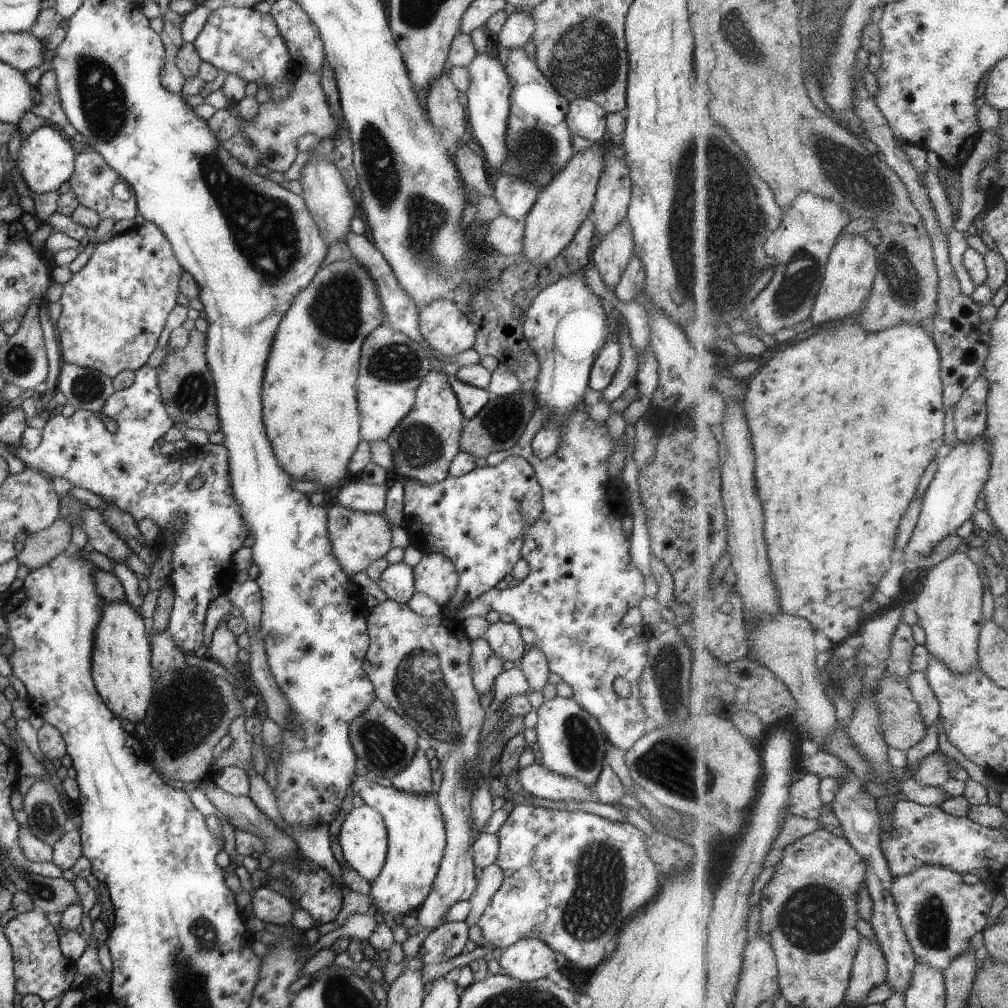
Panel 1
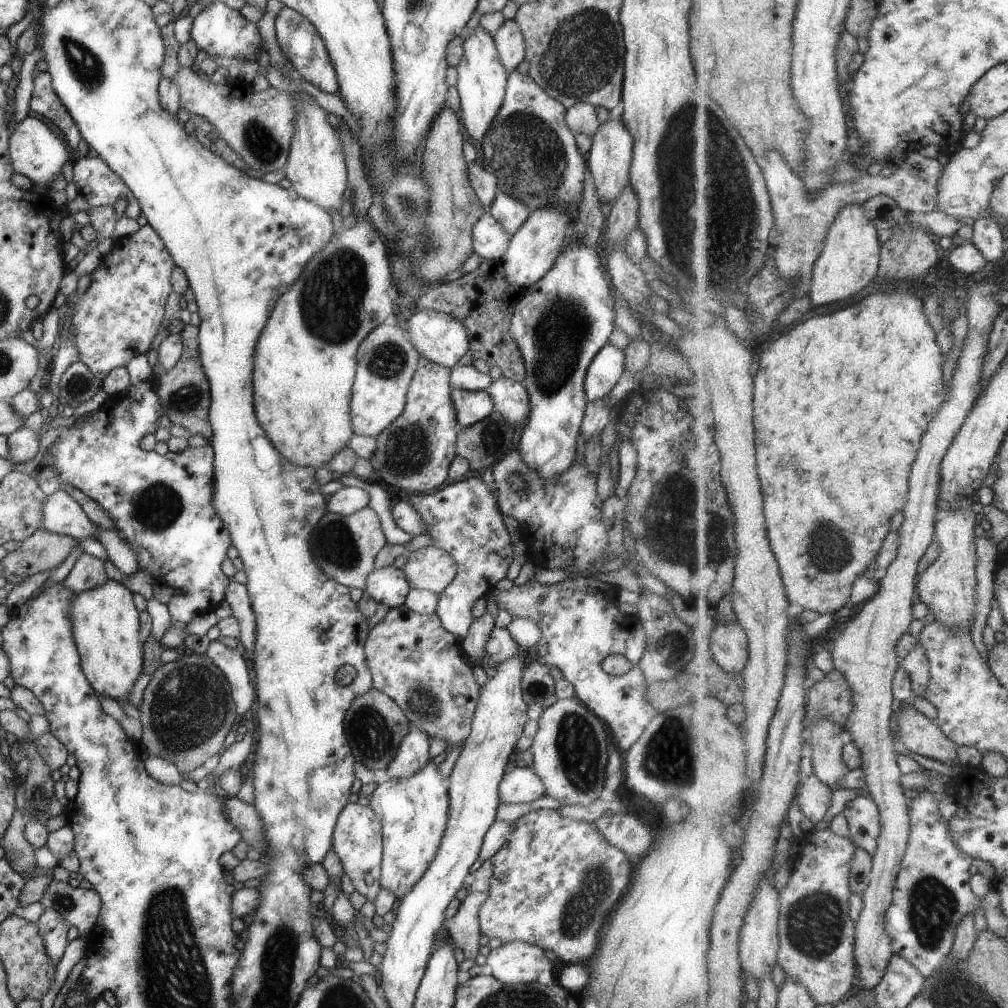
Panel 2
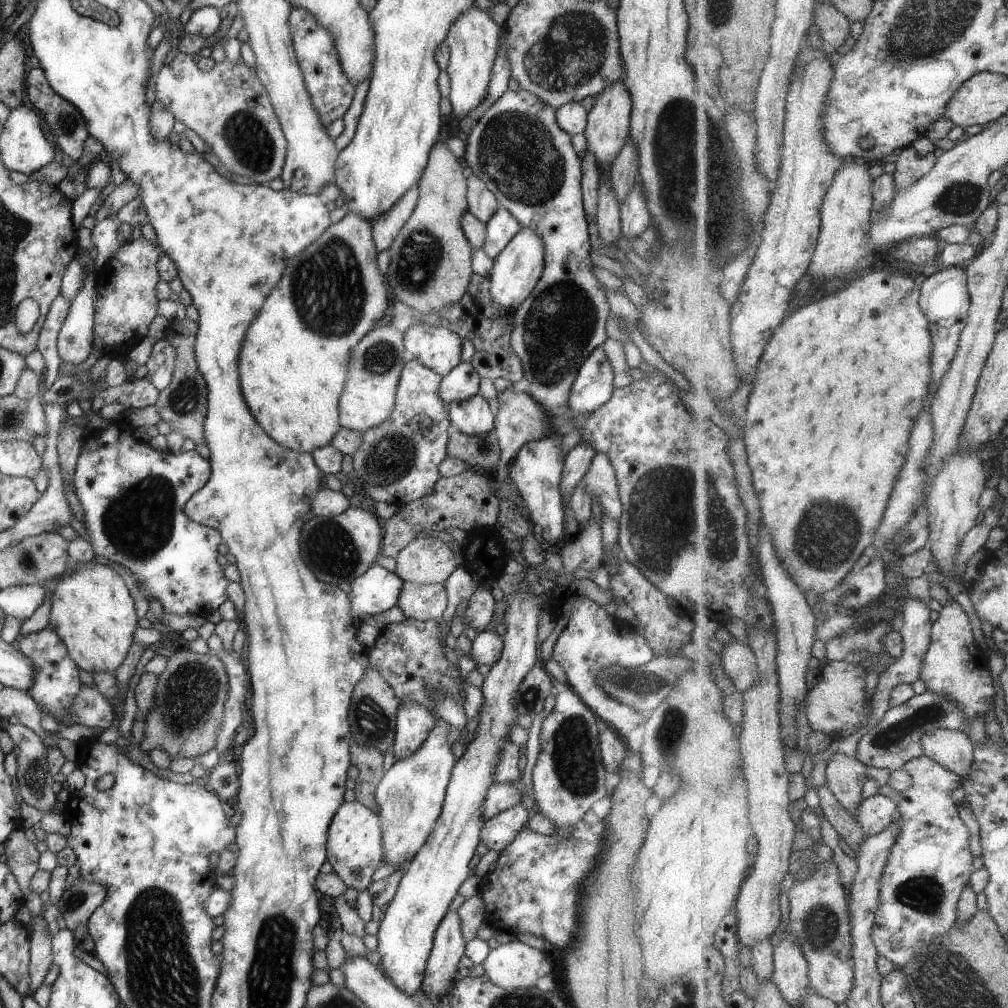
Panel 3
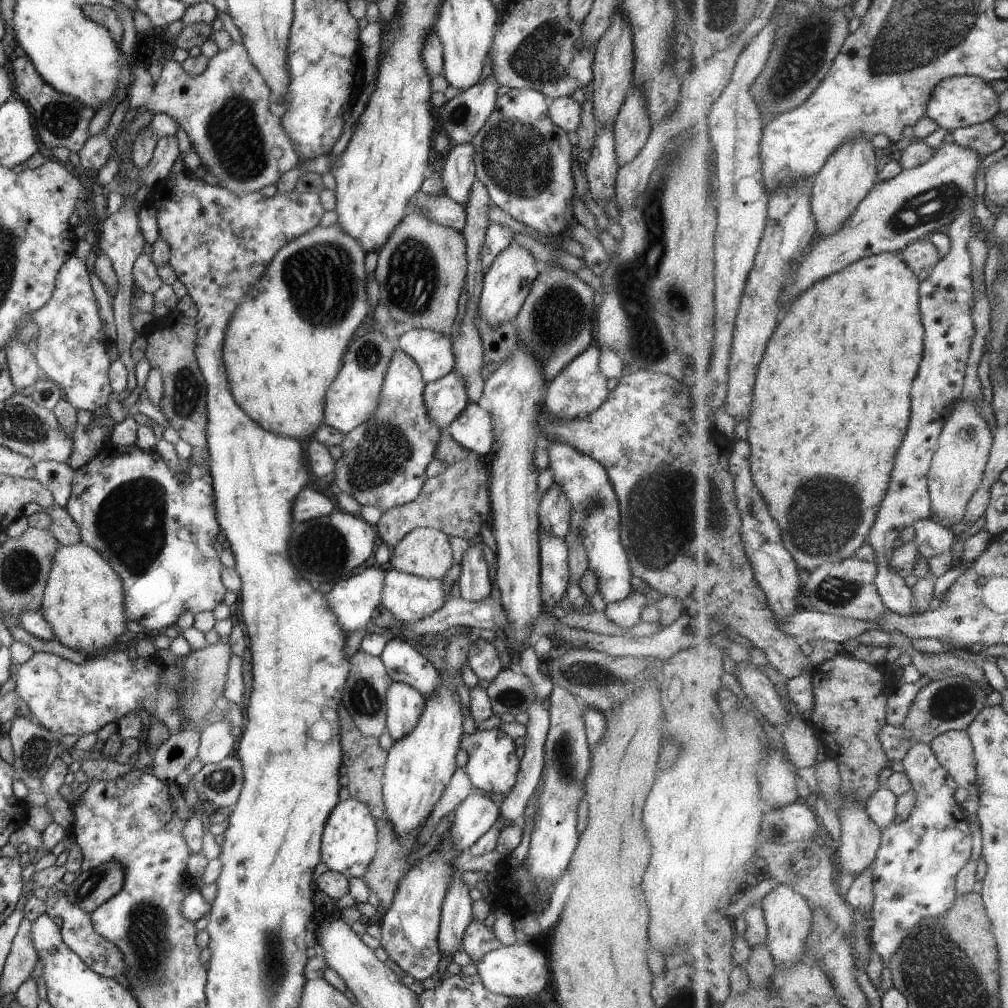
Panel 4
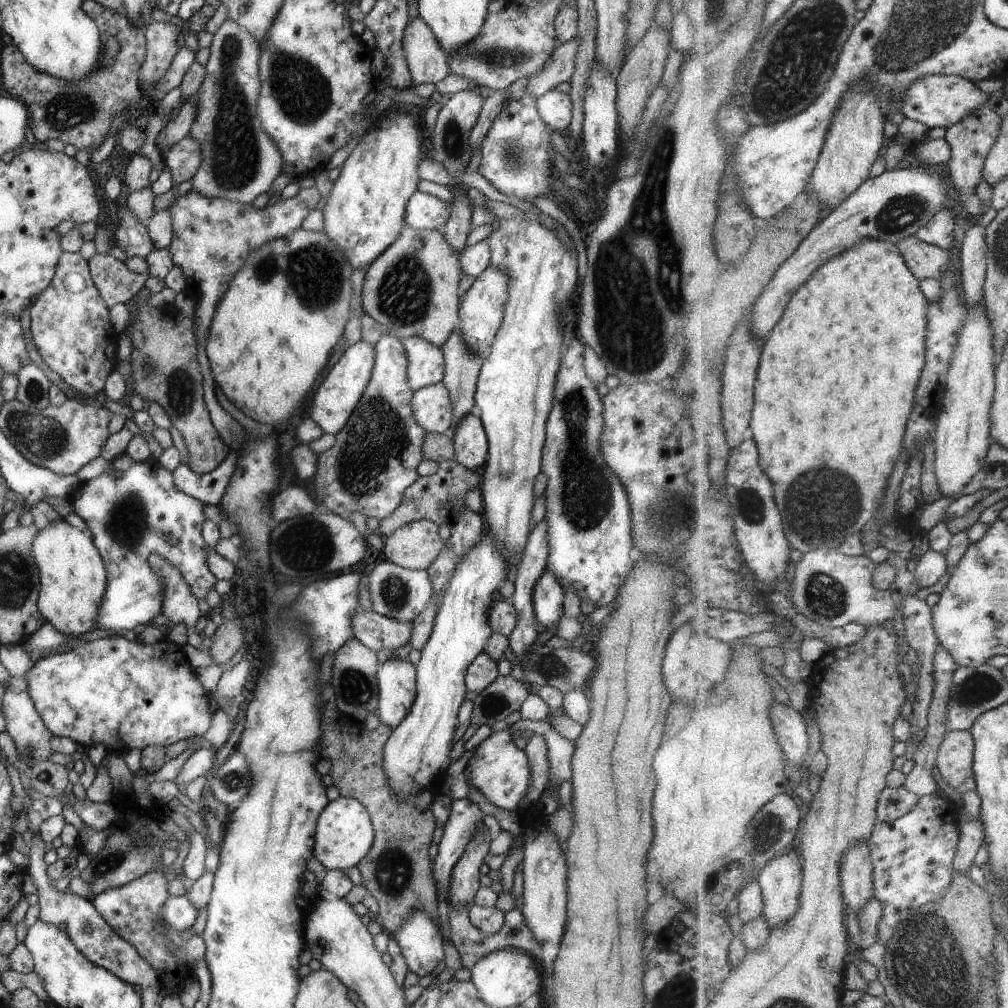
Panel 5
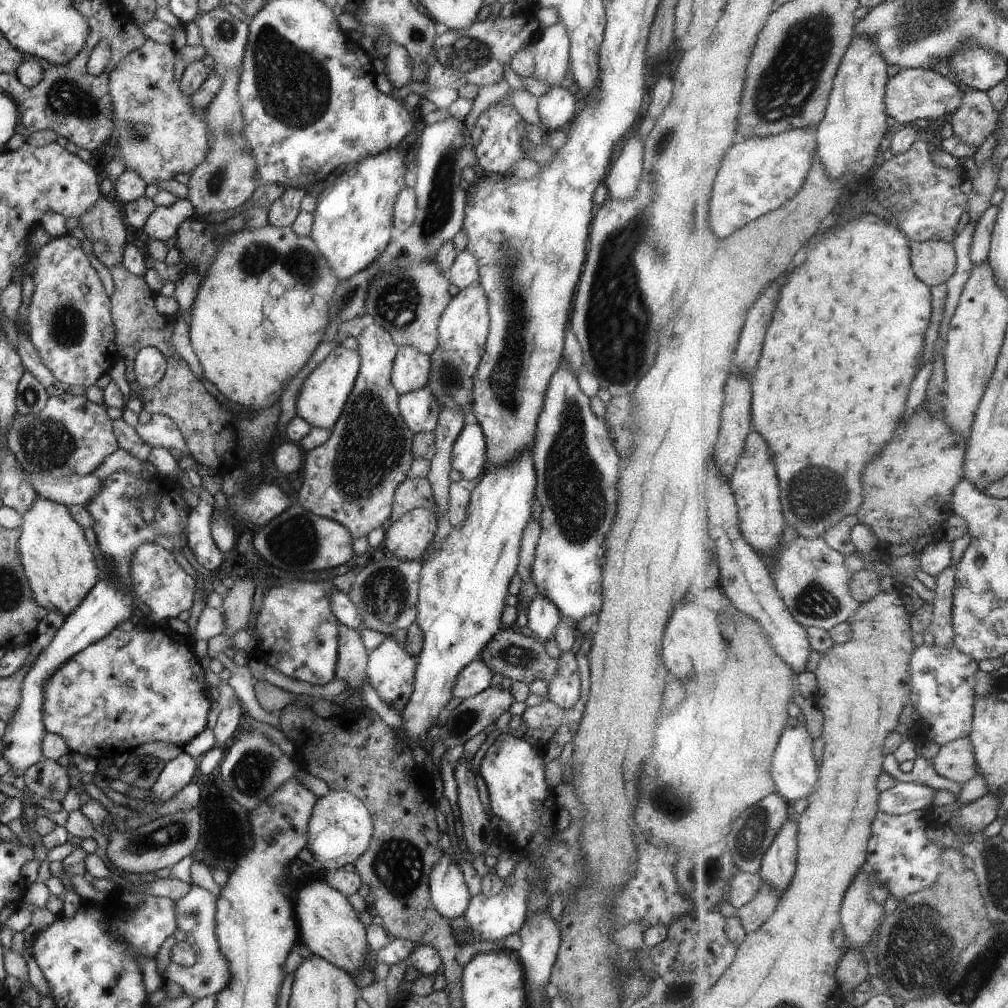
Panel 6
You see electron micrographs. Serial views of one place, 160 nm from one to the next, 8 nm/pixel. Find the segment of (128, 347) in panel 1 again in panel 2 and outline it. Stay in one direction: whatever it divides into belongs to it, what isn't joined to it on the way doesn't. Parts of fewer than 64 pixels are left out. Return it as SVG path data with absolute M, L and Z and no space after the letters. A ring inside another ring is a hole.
M148 224L139 227L130 236L114 240L111 249L101 256L99 263L89 273L89 283L83 294L72 291L66 296L68 310L66 323L72 327L72 343L78 361L82 362L100 381L114 368L125 367L138 354L145 354L157 333L163 318L163 305L172 291L170 274L174 262L159 235Z

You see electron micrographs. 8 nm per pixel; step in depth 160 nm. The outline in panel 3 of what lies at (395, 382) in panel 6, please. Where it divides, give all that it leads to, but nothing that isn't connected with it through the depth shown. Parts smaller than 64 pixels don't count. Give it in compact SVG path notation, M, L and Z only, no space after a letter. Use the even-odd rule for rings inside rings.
M417 323L403 333L408 354L440 377L460 361L462 338L450 328Z

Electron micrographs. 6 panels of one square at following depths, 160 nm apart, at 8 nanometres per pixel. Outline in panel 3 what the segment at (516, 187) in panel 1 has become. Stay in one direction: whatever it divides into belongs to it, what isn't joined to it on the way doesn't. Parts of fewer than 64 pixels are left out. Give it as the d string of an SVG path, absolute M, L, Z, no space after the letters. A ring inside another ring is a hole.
M498 207L485 223L486 237L480 248L489 258L495 258L508 240L515 236L522 226L505 210Z

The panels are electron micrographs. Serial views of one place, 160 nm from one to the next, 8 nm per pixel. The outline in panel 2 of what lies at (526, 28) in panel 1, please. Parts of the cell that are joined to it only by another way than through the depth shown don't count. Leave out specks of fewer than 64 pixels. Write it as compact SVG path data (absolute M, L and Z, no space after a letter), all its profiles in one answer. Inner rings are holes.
M505 19L492 36L499 60L508 74L524 58L524 38L513 19Z

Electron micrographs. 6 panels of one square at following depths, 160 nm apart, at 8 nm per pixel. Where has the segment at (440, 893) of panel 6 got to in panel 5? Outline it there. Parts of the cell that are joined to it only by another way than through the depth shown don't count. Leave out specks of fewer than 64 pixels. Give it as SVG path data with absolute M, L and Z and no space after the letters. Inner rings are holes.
M452 799L450 813L442 826L443 832L438 843L437 855L432 865L432 877L439 884L446 901L446 890L453 865L460 859L466 844L482 822L484 814L469 799Z

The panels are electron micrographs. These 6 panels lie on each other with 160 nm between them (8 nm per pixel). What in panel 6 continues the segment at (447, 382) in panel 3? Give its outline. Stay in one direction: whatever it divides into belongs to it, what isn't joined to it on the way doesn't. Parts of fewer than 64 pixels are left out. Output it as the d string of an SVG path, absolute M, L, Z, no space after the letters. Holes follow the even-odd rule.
M421 387L398 398L398 409L403 422L414 433L431 432L436 425L440 408L429 387Z

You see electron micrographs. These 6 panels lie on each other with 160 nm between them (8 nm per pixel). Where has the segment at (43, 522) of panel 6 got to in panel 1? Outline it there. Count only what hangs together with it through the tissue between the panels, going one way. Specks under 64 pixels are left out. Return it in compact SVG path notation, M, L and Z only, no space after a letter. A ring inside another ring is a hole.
M125 600L102 604L102 613L95 629L90 664L95 690L105 706L119 719L141 723L154 695L151 679L150 640L147 622Z

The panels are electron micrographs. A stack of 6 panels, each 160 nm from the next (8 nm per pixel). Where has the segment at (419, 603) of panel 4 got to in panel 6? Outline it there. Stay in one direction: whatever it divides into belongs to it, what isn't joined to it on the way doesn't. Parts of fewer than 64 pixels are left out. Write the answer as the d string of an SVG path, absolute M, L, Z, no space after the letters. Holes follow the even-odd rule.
M393 556L366 564L365 568L359 568L357 573L355 572L355 580L347 596L354 602L366 628L387 636L397 628L406 629L416 620L421 565L419 561L401 560Z

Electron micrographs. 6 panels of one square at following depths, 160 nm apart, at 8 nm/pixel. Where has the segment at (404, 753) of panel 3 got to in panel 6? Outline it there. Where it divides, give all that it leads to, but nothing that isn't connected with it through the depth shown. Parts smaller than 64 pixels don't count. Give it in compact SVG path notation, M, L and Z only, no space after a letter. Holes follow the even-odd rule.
M387 635L368 653L366 678L377 696L398 712L409 700L416 658Z

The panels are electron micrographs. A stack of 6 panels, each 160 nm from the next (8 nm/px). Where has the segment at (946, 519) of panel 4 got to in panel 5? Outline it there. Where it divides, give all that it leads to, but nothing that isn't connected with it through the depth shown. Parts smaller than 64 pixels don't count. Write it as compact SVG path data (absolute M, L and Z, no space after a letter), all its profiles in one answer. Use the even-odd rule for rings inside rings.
M984 304L975 312L968 312L963 332L952 356L950 369L945 380L946 393L941 398L941 411L937 414L938 429L934 436L934 472L941 498L955 500L982 470L992 445L992 407L996 393L996 354L992 345L994 332Z

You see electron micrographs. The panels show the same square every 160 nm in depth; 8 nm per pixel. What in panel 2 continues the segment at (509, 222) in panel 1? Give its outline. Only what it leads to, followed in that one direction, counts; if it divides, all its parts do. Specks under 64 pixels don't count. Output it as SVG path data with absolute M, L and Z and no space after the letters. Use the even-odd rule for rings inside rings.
M489 212L477 219L471 232L473 253L481 259L499 259L512 237Z

